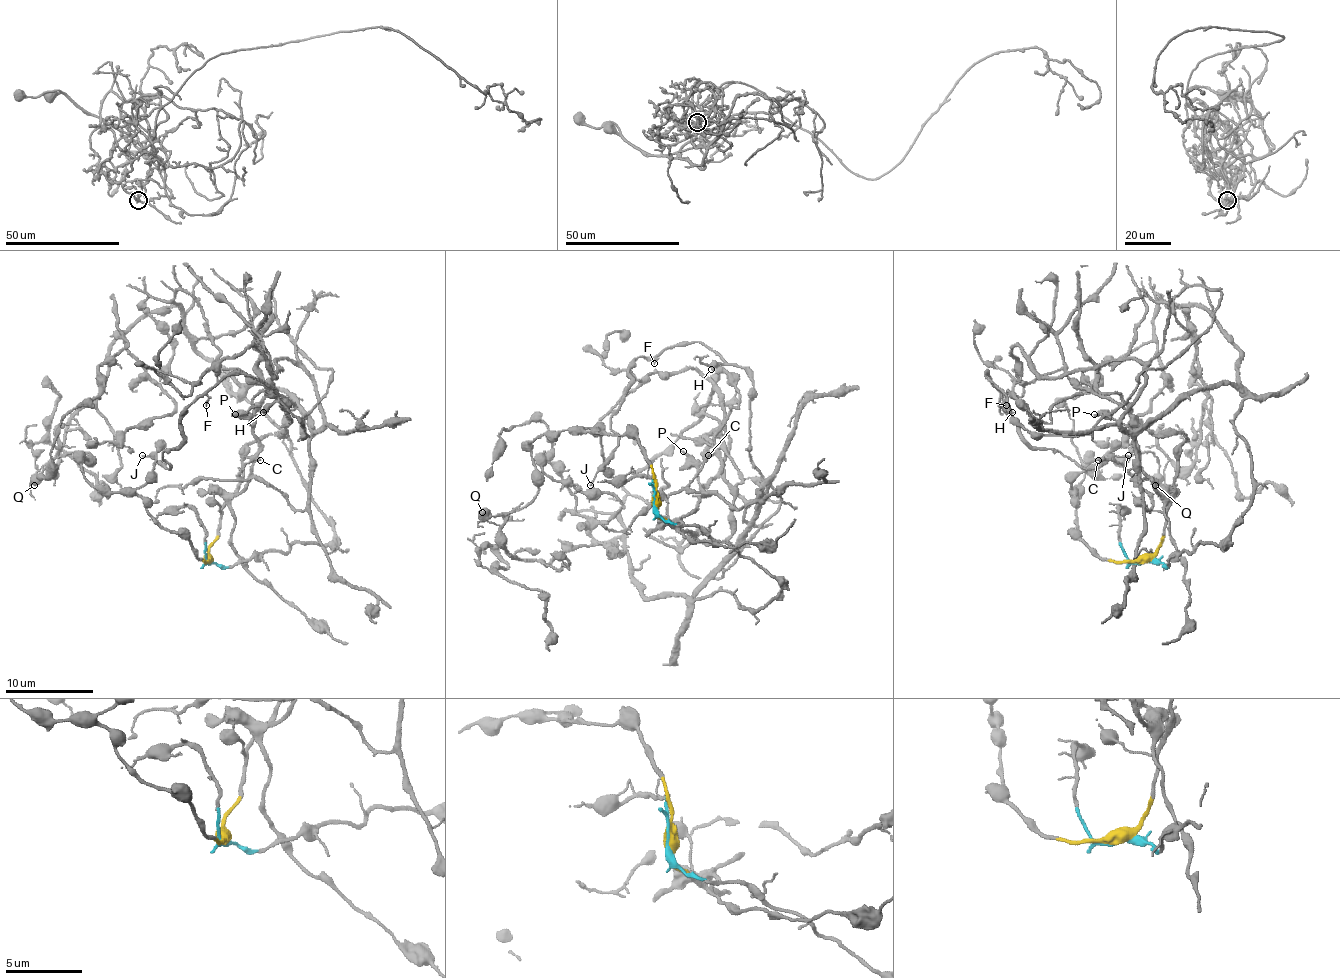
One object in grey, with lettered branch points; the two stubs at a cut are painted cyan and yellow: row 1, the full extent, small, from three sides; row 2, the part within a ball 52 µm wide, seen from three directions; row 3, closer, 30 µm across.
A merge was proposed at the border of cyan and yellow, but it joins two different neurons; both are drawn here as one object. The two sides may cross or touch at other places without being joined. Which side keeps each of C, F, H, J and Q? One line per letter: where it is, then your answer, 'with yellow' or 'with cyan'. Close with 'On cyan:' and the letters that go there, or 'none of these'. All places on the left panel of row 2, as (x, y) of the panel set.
C: (260, 460) | with cyan
F: (206, 405) | with yellow
H: (263, 412) | with yellow
J: (142, 455) | with yellow
Q: (34, 485) | with yellow
On cyan: C

